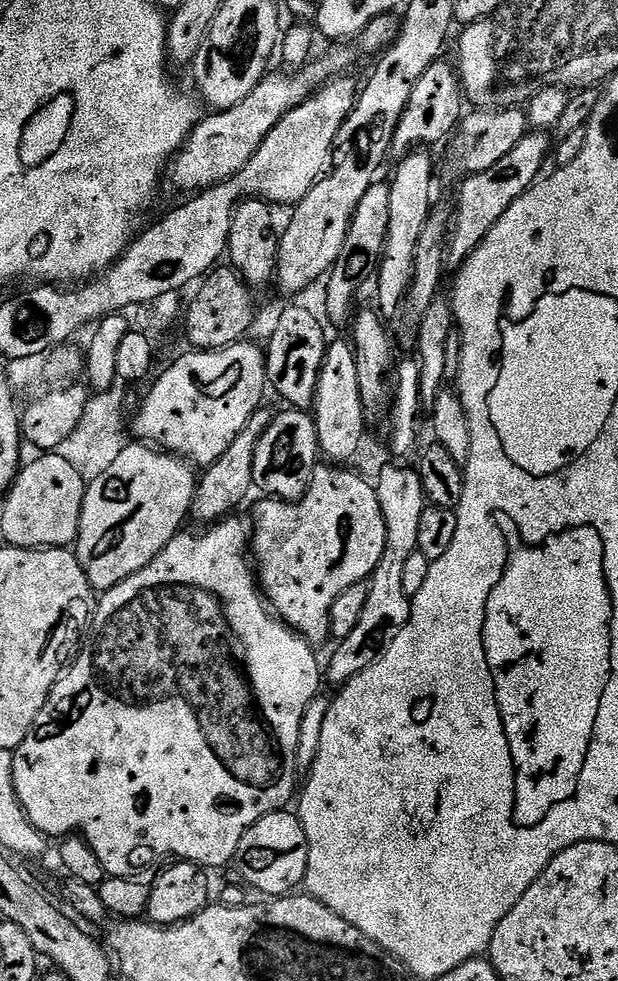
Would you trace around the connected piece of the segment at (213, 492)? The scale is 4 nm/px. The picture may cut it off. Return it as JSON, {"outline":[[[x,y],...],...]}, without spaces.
{"outline":[[[257,410],[250,418],[250,422],[246,422],[242,434],[238,434],[238,438],[234,438],[234,442],[230,442],[226,454],[222,454],[222,458],[218,458],[218,462],[207,465],[199,473],[190,516],[193,521],[196,519],[200,526],[211,526],[216,521],[233,515],[237,511],[236,507],[248,495],[253,495],[254,450],[258,450],[258,438],[262,438],[262,434],[266,434],[273,418],[271,411],[264,411]]]}

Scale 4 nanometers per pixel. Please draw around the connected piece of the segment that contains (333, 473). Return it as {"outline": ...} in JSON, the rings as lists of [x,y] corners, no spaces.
{"outline":[[[317,467],[301,500],[261,499],[251,520],[254,527],[250,532],[250,556],[263,595],[275,615],[313,646],[329,639],[334,598],[338,598],[346,586],[365,583],[378,566],[382,550],[386,550],[386,518],[382,518],[375,487],[369,481],[367,484],[358,473],[347,472],[344,469],[347,467],[328,467],[332,468]]]}

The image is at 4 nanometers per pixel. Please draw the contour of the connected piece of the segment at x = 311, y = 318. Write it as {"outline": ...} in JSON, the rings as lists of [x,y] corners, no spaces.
{"outline":[[[288,306],[280,314],[265,349],[267,379],[285,400],[285,405],[296,410],[308,410],[316,399],[319,372],[328,345],[326,332],[317,316],[302,306]]]}

